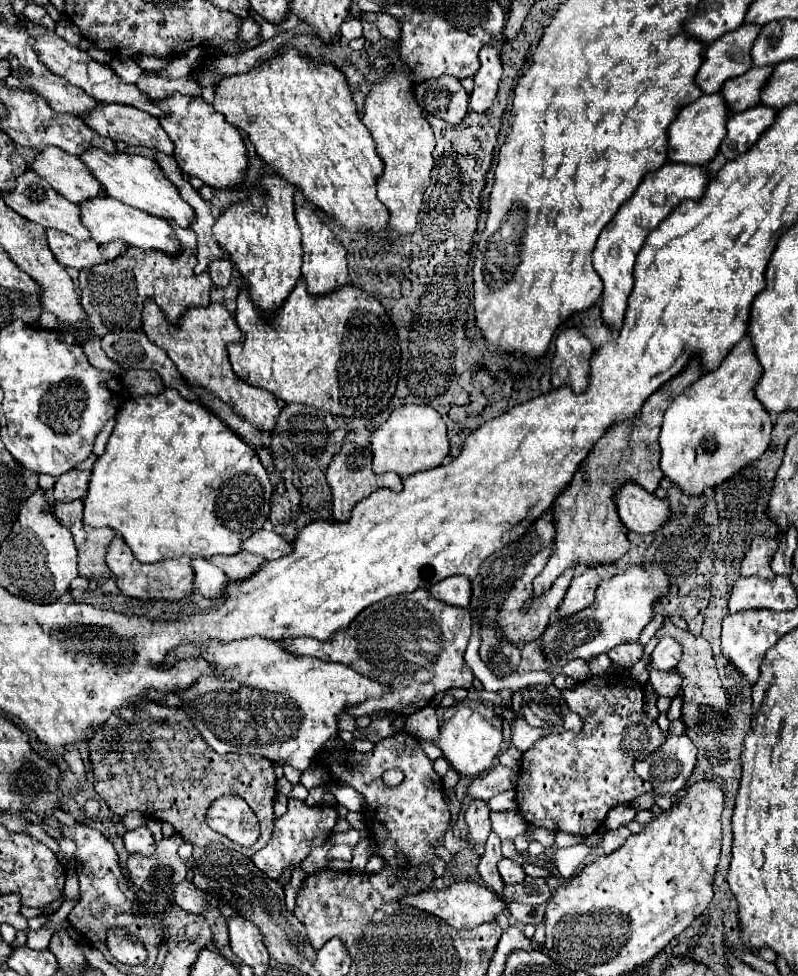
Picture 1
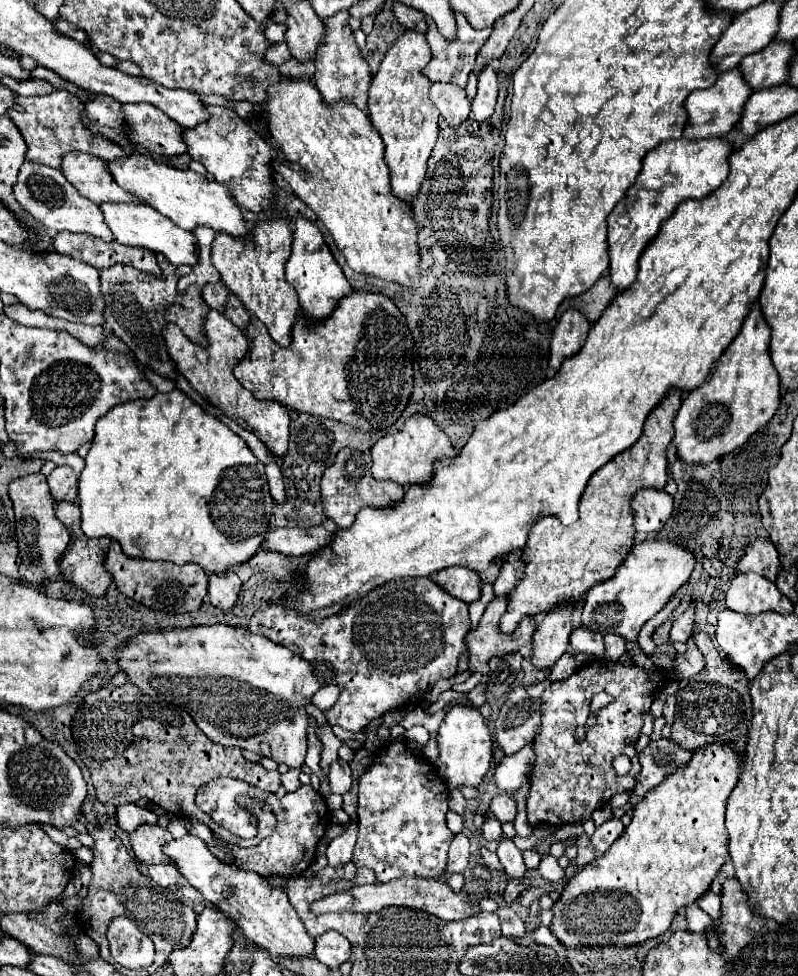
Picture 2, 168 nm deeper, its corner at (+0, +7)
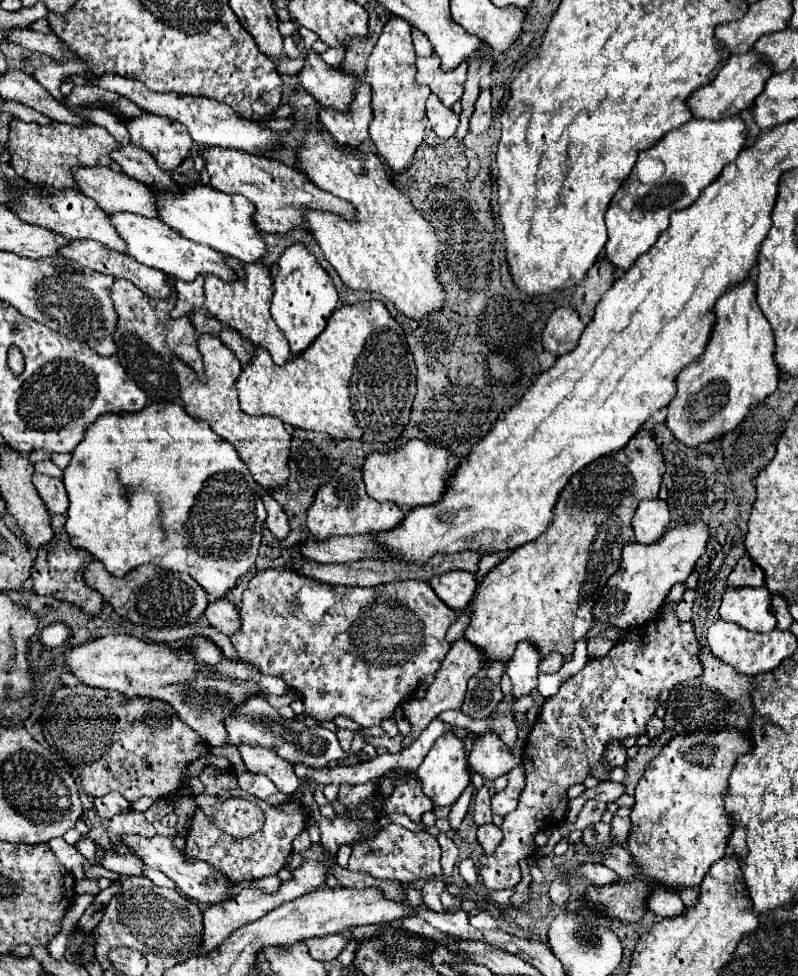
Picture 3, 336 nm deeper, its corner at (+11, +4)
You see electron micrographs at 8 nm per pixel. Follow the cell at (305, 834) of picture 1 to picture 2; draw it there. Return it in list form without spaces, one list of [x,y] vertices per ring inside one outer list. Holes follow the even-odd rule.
[[[303,785],[295,793],[287,793],[283,799],[275,797],[273,793],[267,793],[267,803],[273,807],[273,813],[277,817],[277,827],[275,827],[273,835],[265,837],[259,845],[249,847],[249,849],[227,843],[217,835],[215,835],[215,841],[231,857],[231,863],[237,865],[239,869],[255,871],[261,877],[301,875],[303,871],[309,869],[309,865],[315,857],[315,847],[317,847],[319,839],[323,837],[327,825],[331,823],[331,813],[329,813],[323,797],[311,785]]]

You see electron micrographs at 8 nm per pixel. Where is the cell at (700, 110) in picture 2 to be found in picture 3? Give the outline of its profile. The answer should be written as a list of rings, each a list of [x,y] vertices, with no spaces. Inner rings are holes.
[[[752,52],[730,56],[728,62],[720,68],[718,76],[710,84],[692,92],[692,96],[688,98],[688,108],[692,112],[692,118],[724,120],[724,118],[736,116],[740,110],[746,110],[748,106],[752,106],[754,98],[762,92],[764,82],[770,78],[770,74],[772,70],[768,68],[768,64],[762,62],[758,56],[754,56]]]

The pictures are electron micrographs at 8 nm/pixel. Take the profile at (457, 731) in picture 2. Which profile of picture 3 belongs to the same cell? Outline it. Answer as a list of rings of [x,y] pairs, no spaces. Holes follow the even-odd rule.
[[[446,732],[444,736],[440,736],[434,742],[428,756],[424,758],[424,762],[420,764],[420,768],[416,770],[416,778],[422,782],[424,794],[436,806],[452,806],[458,800],[458,796],[466,790],[466,786],[470,784],[470,776],[472,776],[472,770],[468,764],[466,746],[454,732]]]

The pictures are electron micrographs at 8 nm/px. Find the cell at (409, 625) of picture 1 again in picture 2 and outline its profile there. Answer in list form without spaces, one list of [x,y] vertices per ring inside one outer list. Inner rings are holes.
[[[409,577],[409,579],[397,579],[397,581],[389,581],[389,583],[385,583],[385,585],[379,585],[377,589],[369,591],[365,597],[353,601],[351,605],[343,607],[339,613],[335,613],[335,615],[331,615],[331,617],[325,617],[325,619],[307,619],[307,617],[301,615],[299,611],[295,611],[295,609],[291,609],[291,607],[285,607],[285,605],[283,605],[283,597],[279,597],[279,599],[273,599],[273,601],[265,603],[265,605],[251,617],[251,621],[249,621],[249,625],[247,625],[247,631],[249,631],[249,633],[265,635],[267,639],[271,639],[271,641],[275,641],[275,643],[287,647],[289,651],[293,651],[297,657],[301,657],[301,659],[305,659],[305,661],[311,661],[313,665],[315,665],[315,663],[325,663],[327,669],[331,669],[333,677],[331,677],[329,681],[335,683],[335,685],[341,689],[341,693],[339,693],[337,703],[335,703],[329,711],[325,711],[325,719],[327,719],[329,725],[341,725],[341,727],[351,729],[351,731],[361,731],[361,729],[365,729],[373,719],[383,717],[387,711],[395,711],[395,709],[411,711],[411,709],[419,707],[419,705],[423,703],[423,699],[425,699],[427,689],[429,689],[435,681],[439,681],[439,679],[449,679],[449,677],[453,677],[453,675],[457,673],[457,661],[459,661],[461,653],[465,651],[465,635],[467,635],[469,629],[471,629],[471,621],[469,621],[467,603],[463,603],[463,601],[451,597],[449,593],[445,593],[445,591],[443,591],[437,583],[433,583],[429,577],[415,577],[415,579]]]

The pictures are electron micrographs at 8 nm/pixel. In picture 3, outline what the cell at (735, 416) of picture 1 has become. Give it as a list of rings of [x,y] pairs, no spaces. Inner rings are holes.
[[[746,280],[718,298],[716,326],[704,354],[678,376],[678,394],[668,404],[666,426],[688,448],[698,448],[732,432],[752,406],[758,406],[776,390],[774,334],[756,304],[754,292],[754,282]]]

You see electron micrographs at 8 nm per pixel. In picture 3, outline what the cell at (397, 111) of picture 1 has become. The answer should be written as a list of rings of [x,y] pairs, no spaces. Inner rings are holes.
[[[388,20],[368,58],[364,80],[372,86],[374,118],[370,122],[370,140],[374,142],[376,152],[386,160],[388,168],[394,174],[402,174],[402,170],[412,164],[414,152],[422,144],[428,124],[424,102],[430,94],[430,88],[416,84],[416,54],[410,38],[410,24],[406,20]]]

